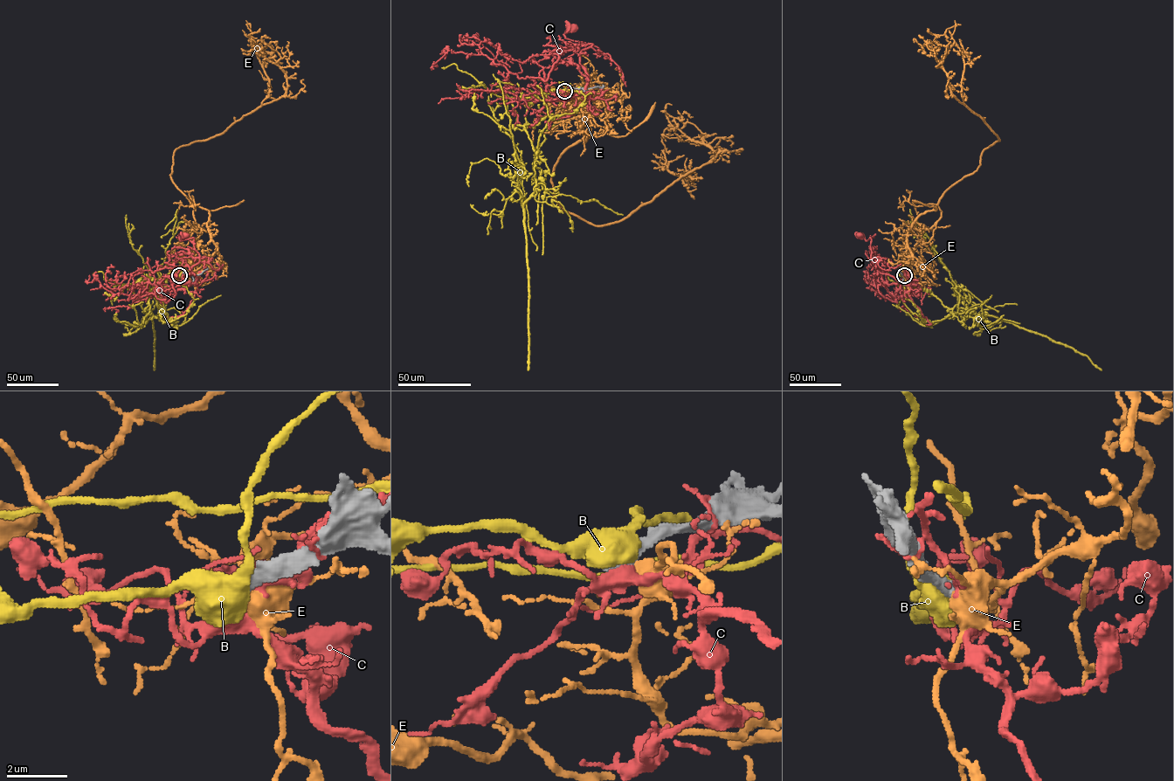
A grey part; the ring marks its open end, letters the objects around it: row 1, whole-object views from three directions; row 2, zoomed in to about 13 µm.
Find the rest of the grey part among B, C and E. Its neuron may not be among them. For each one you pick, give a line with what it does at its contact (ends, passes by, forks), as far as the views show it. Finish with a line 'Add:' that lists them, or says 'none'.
Add: none

